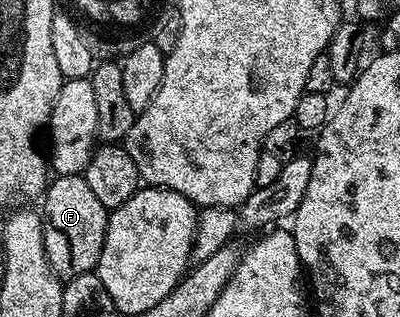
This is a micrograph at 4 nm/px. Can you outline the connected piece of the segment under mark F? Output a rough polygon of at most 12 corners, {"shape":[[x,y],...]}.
{"shape":[[81,174],[57,175],[40,213],[55,274],[91,273],[108,211]]}

